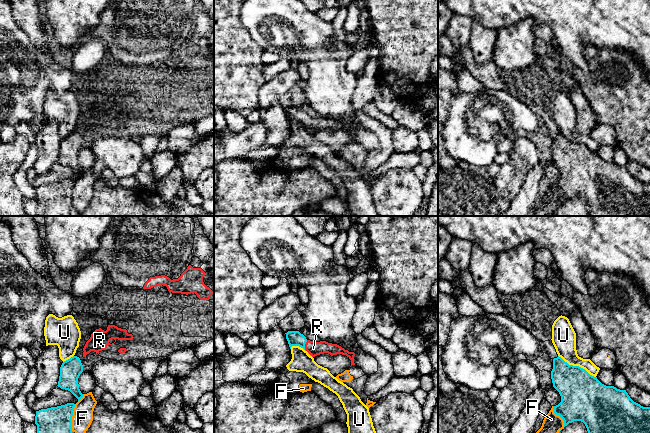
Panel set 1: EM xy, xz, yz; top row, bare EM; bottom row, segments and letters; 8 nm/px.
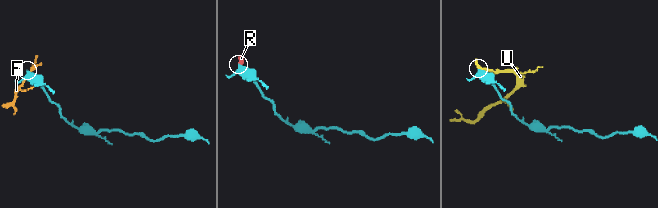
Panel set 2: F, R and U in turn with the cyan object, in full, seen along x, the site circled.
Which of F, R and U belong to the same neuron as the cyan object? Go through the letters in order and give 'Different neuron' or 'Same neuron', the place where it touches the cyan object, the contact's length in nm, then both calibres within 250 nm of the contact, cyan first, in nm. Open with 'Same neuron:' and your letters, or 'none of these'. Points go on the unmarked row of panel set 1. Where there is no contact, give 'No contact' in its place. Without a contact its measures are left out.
Same neuron: R
F: Different neuron. Touches cyan at xy (71, 194). Shared border 220 nm. Thickness 280 nm (cyan) against 160 nm
R: Same neuron. Touches cyan at xz (304, 121). Shared border 90 nm. Thickness 120 nm (cyan) against 110 nm
U: Different neuron. Touches cyan at yz (577, 142). Shared border 360 nm. Thickness 360 nm (cyan) against 190 nm

